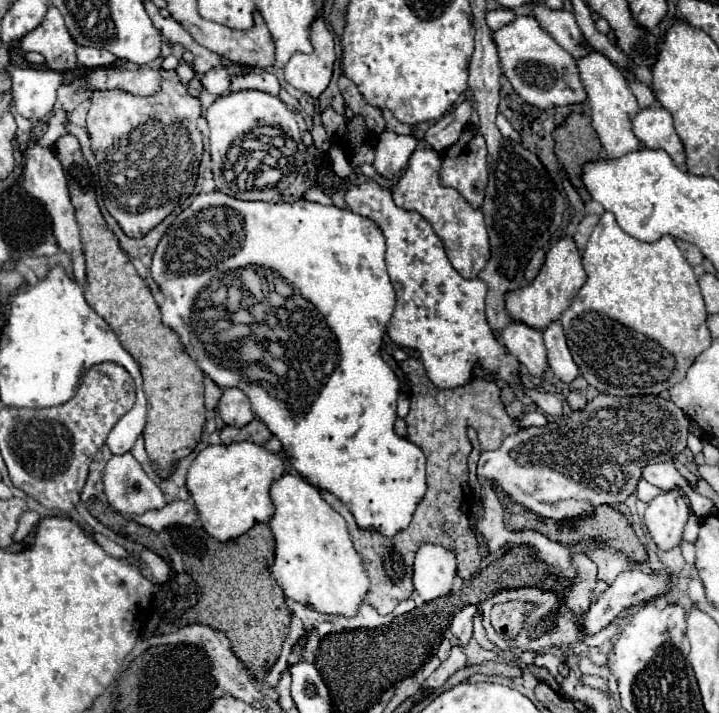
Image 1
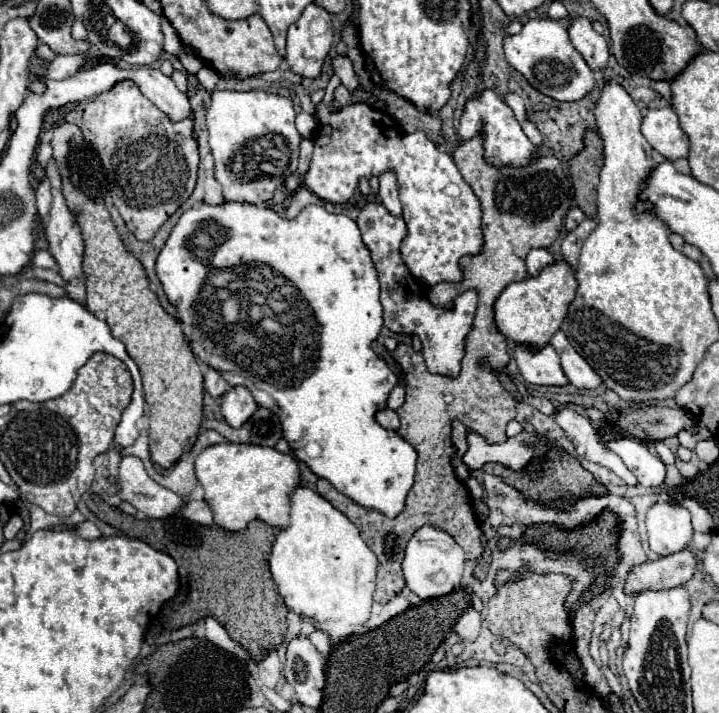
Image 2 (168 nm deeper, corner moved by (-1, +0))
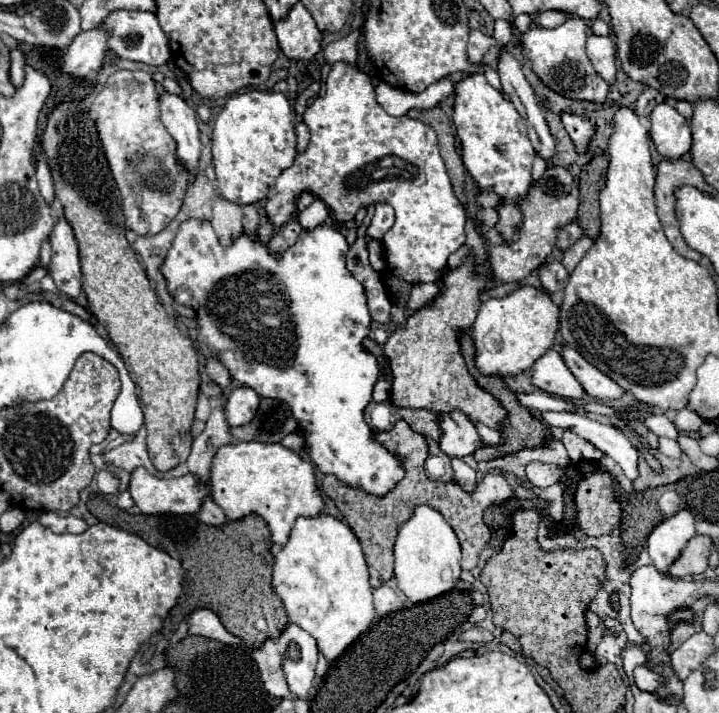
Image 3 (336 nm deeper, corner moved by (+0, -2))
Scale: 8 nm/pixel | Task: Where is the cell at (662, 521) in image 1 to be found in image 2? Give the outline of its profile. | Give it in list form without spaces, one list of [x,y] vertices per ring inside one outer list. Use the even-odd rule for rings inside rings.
[[[674,500],[656,502],[646,514],[650,550],[668,556],[684,550],[692,540],[690,512]]]

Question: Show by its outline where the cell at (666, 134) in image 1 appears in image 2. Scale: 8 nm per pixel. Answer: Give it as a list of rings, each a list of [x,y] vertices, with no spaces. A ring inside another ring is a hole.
[[[670,106],[648,110],[642,120],[642,134],[650,142],[650,146],[666,160],[674,162],[678,158],[688,156],[688,136],[682,132],[678,116]]]

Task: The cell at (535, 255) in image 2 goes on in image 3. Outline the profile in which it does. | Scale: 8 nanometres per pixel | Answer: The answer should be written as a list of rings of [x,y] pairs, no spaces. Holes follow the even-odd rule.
[[[549,262],[545,266],[539,268],[539,276],[541,276],[541,284],[543,290],[549,294],[561,292],[569,280],[569,272],[563,268],[563,264],[559,262]]]

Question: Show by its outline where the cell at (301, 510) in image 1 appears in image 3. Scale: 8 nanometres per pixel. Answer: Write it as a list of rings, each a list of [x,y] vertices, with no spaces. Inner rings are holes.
[[[321,514],[317,518],[299,518],[295,528],[291,530],[289,542],[279,548],[271,546],[271,554],[275,556],[273,566],[273,588],[277,596],[283,600],[283,606],[287,610],[287,616],[291,622],[297,622],[303,630],[307,630],[317,640],[317,650],[333,662],[343,654],[343,650],[359,636],[363,634],[375,616],[373,610],[373,596],[371,596],[371,584],[369,584],[369,570],[363,558],[361,544],[353,530],[339,522],[337,518],[329,514]]]

